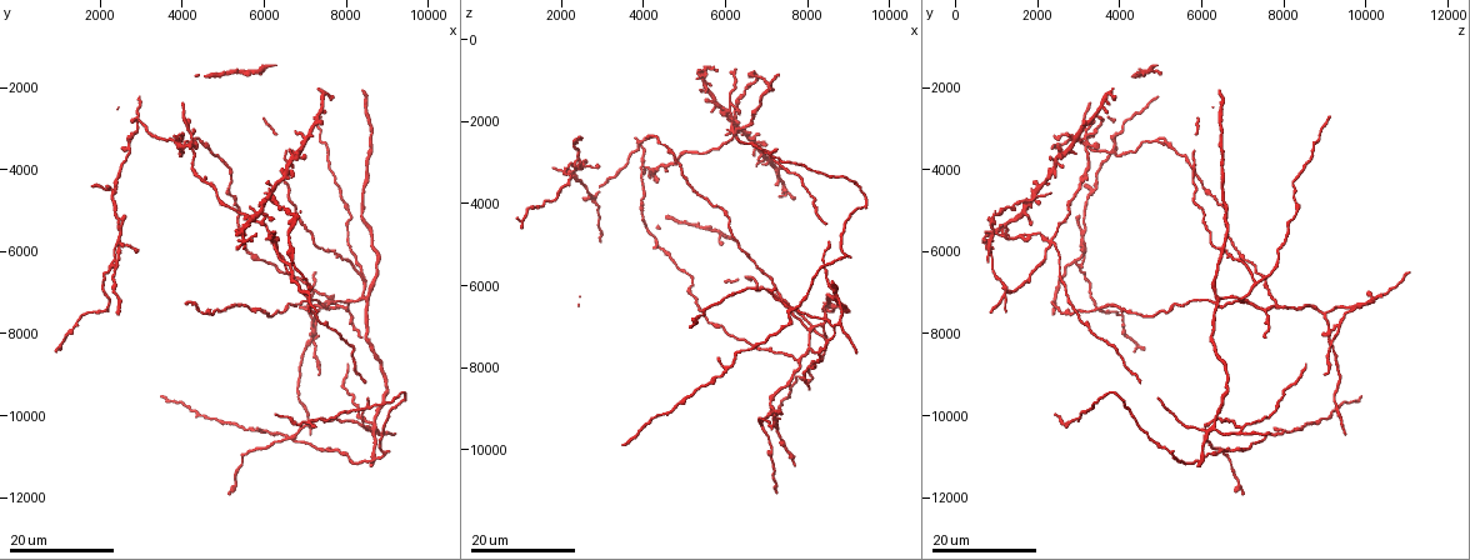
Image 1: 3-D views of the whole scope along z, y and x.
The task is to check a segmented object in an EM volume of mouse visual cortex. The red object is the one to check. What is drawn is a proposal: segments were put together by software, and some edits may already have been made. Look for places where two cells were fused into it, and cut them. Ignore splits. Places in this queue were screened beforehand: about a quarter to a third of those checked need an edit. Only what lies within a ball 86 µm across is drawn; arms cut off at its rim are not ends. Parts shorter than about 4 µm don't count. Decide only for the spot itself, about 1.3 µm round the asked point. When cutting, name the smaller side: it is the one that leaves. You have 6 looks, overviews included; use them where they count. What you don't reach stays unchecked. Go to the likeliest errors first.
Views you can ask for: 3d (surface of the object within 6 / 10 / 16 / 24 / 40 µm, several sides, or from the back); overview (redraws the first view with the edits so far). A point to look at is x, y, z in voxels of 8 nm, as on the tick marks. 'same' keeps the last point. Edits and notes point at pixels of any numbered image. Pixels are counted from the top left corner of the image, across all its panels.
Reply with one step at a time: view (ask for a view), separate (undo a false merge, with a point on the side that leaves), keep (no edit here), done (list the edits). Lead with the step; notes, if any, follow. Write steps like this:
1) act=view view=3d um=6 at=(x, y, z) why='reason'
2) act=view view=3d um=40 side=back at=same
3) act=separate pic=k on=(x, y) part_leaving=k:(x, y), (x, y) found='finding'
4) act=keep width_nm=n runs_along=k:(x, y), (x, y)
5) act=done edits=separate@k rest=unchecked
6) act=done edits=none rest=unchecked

act=view view=3d um=24 at=(8650, 10400, 6150)

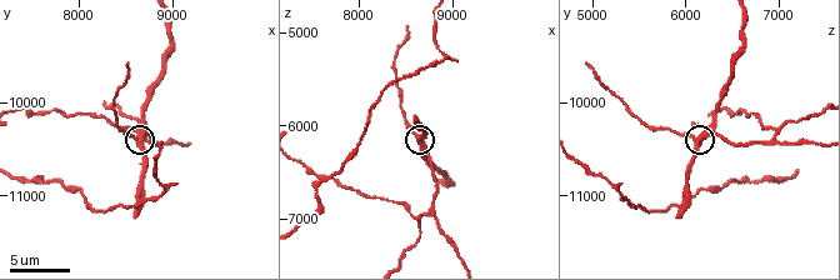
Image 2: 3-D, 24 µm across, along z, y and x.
act=view view=3d um=10 at=(8600, 10400, 6100) why='closer look'

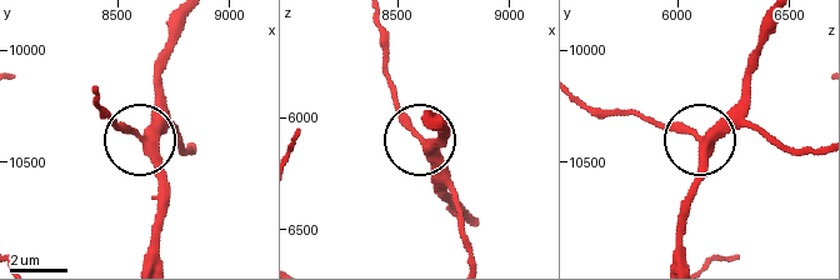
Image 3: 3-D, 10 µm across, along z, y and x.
act=keep side_arm_um=13 found='all the same cell'

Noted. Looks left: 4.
act=view view=3d um=24 at=(8500, 6750, 7350) why='side arm on a straight run'

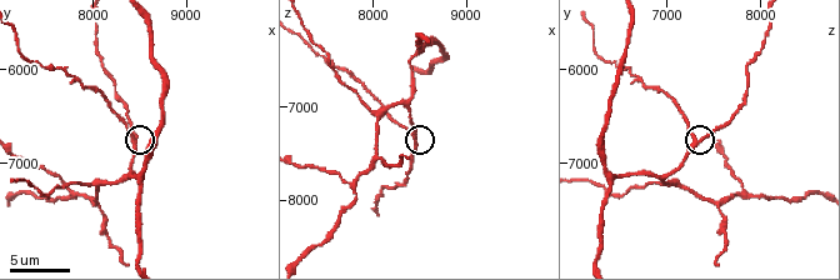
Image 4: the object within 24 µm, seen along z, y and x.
act=view view=3d um=10 at=(8450, 6800, 7300)

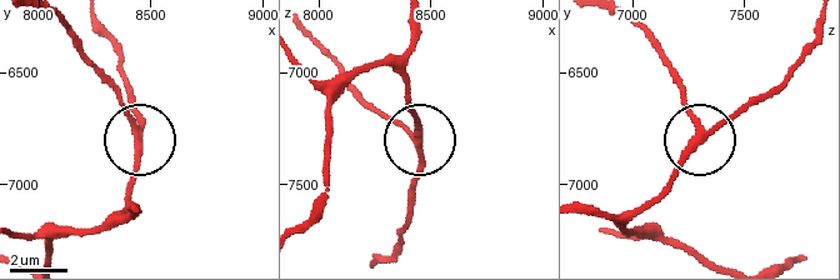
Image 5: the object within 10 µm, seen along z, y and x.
act=keep side_arm_um=44 runs_along=5:(686, 253), (629, 231), (629, 218), (694, 145), (756, 98) found='continuous, no second cell'

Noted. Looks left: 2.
act=view view=3d um=10 at=(8500, 7200, 6400) why='three arms meet'

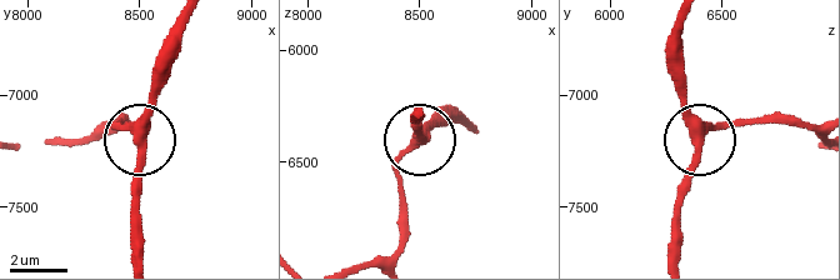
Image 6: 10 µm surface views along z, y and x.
act=keep arms=3 runs_along=6:(816, 135), (795, 120), (723, 120), (701, 136), (680, 58) found='all the same cell'

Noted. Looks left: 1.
act=done edits=none rest=unchecked

